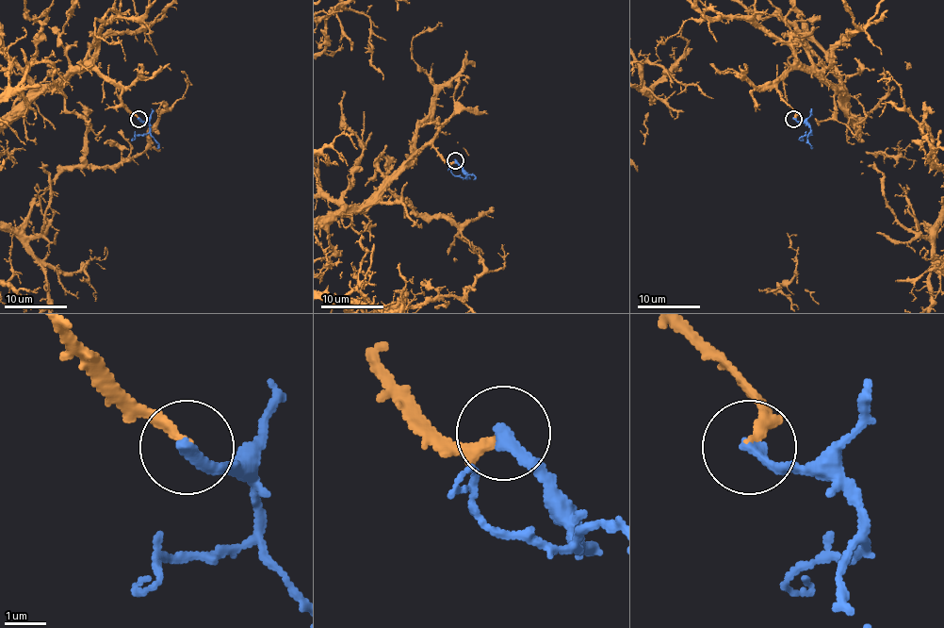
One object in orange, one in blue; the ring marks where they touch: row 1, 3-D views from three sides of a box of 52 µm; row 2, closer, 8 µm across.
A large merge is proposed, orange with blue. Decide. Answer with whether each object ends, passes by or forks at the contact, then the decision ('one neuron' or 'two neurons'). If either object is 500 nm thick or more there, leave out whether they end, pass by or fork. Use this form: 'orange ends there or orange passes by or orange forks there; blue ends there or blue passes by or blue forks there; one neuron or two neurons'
orange ends there; blue ends there; one neuron

